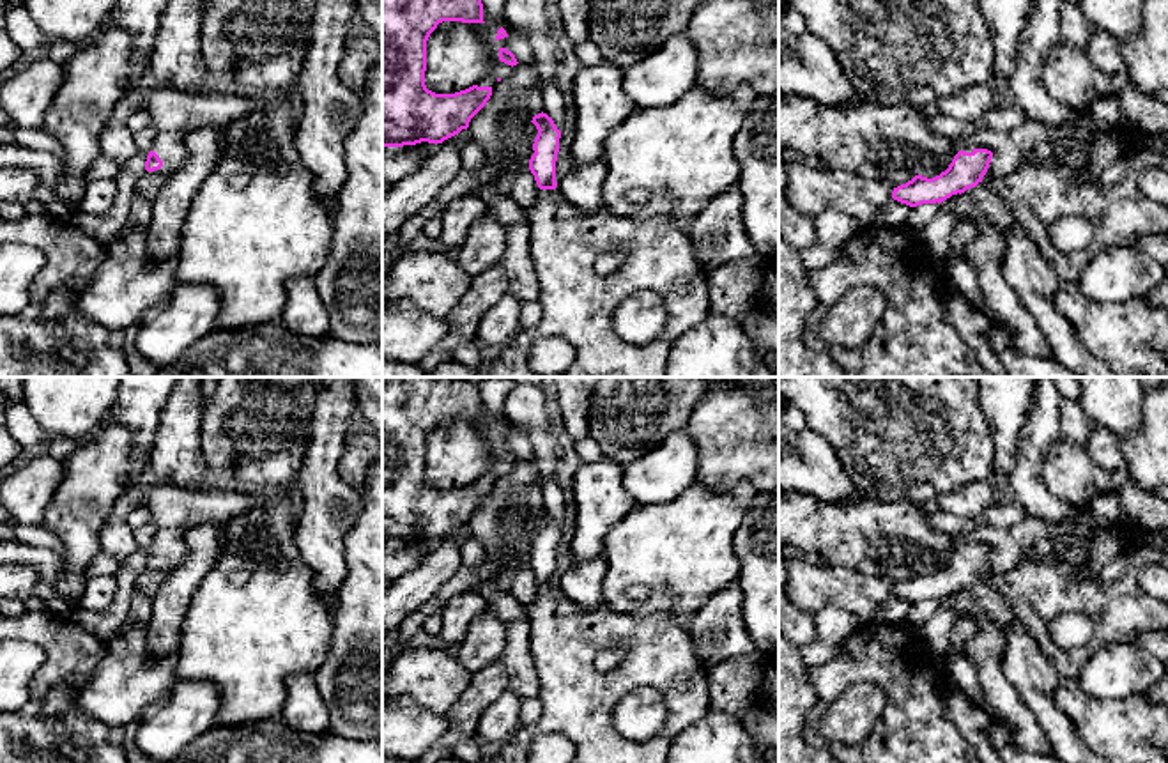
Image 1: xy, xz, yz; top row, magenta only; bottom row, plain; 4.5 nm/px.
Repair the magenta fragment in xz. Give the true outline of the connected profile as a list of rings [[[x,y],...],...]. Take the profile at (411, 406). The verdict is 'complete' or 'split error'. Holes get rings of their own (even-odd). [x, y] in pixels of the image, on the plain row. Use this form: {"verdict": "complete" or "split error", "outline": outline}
{"verdict": "split error", "outline": [[[382,377],[382,545],[442,540],[467,526],[490,496],[496,480],[519,460],[511,448],[499,444],[499,457],[476,482],[455,490],[428,487],[426,437],[442,418],[485,420],[480,388],[460,377]]]}

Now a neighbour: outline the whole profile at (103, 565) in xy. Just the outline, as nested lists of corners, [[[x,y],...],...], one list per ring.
[[[99,552],[94,561],[88,565],[87,575],[88,577],[99,577],[99,575],[117,575],[120,570],[120,561],[108,556],[106,552]]]

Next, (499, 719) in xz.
[[[506,689],[494,703],[490,703],[480,715],[476,735],[481,742],[508,740],[520,726],[520,703],[522,696]]]

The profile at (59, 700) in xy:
[[[62,683],[55,687],[46,701],[39,706],[39,713],[55,717],[69,712],[71,708],[71,687],[67,683]]]

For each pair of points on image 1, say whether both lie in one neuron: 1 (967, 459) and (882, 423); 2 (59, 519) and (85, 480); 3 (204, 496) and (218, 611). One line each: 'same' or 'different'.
1: same
2: same
3: different

